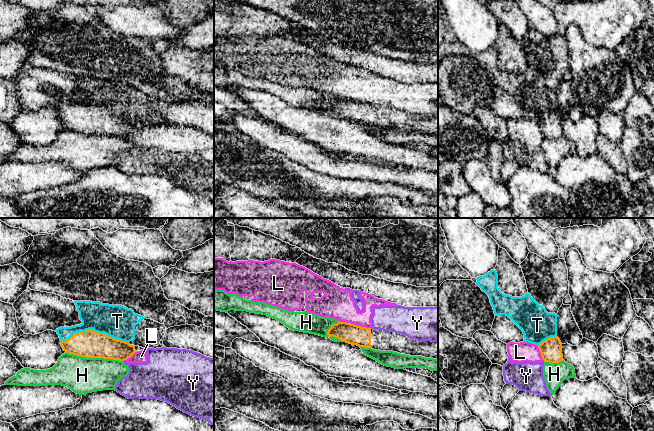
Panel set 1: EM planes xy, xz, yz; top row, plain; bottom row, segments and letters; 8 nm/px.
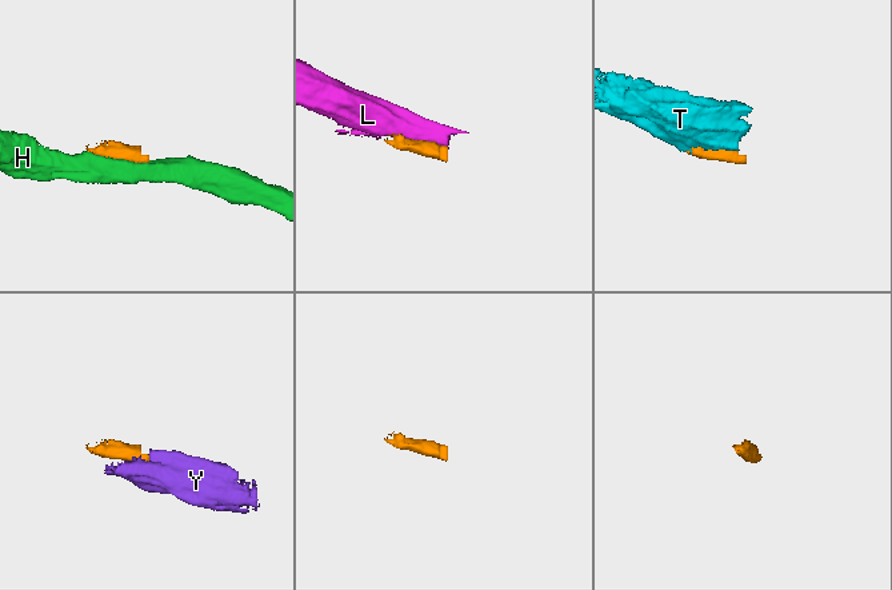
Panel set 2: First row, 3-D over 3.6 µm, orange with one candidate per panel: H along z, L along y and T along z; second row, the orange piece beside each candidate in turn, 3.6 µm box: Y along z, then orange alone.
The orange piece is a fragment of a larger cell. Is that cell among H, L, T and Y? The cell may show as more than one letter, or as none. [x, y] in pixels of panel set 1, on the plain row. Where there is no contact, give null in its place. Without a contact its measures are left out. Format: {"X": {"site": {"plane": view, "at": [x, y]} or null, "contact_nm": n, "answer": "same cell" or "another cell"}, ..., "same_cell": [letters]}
{"H": {"site": {"plane": "xy", "at": [94, 133]}, "contact_nm": 460, "answer": "another cell"}, "L": {"site": {"plane": "xz", "at": [355, 101]}, "contact_nm": 280, "answer": "another cell"}, "T": {"site": {"plane": "xy", "at": [94, 107]}, "contact_nm": 550, "answer": "same cell"}, "Y": {"site": {"plane": "xy", "at": [124, 135]}, "contact_nm": 30, "answer": "another cell"}, "same_cell": ["T"]}

